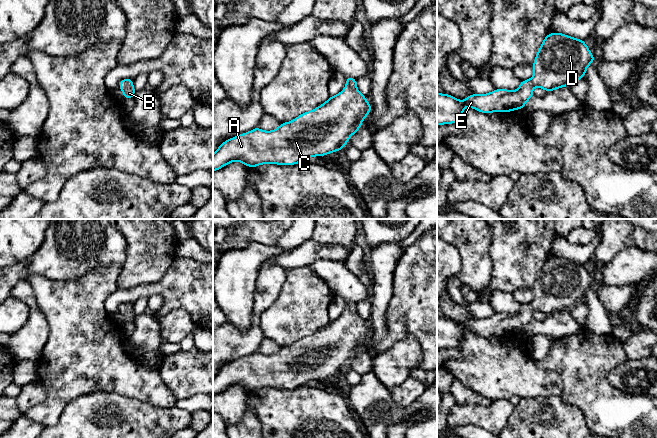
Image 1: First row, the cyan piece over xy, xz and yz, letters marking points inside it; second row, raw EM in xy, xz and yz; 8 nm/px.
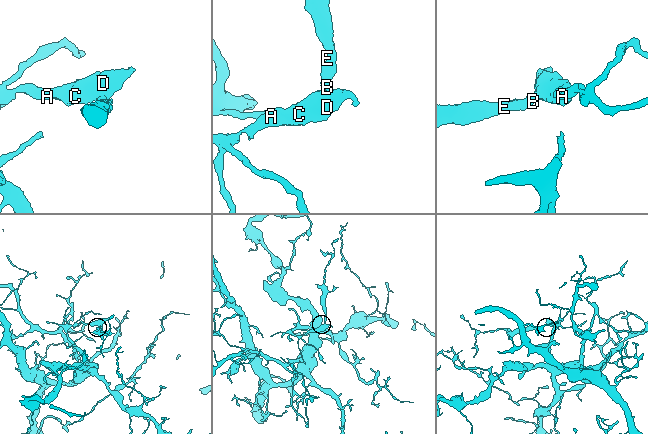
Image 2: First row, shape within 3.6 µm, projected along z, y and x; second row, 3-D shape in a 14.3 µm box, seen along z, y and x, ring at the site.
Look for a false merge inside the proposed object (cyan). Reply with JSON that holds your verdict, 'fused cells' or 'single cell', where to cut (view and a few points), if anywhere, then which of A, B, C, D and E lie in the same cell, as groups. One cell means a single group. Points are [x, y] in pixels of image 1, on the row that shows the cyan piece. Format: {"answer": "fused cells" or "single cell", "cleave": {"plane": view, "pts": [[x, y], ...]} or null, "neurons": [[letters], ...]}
{"answer": "single cell", "cleave": null, "neurons": [["A", "B", "C", "D", "E"]]}

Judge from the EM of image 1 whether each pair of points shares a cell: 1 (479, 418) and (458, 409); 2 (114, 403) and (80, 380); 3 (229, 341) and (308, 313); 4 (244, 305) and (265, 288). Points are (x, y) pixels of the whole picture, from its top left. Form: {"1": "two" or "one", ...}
{"1": "one", "2": "two", "3": "two", "4": "two"}

